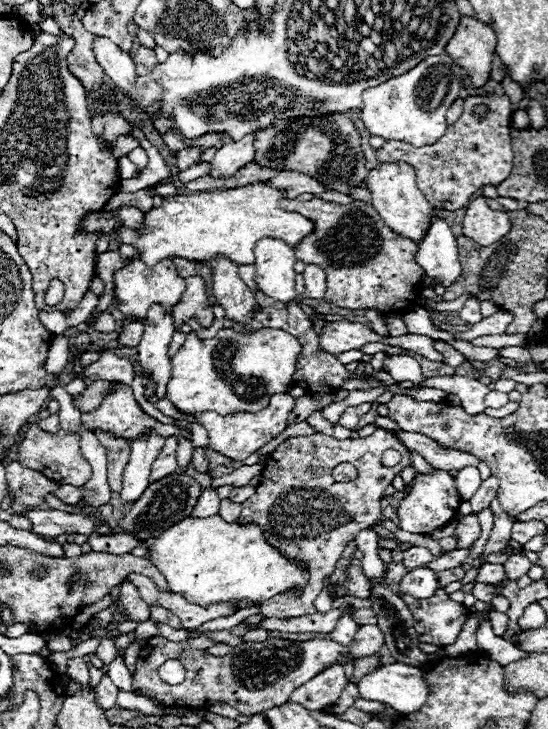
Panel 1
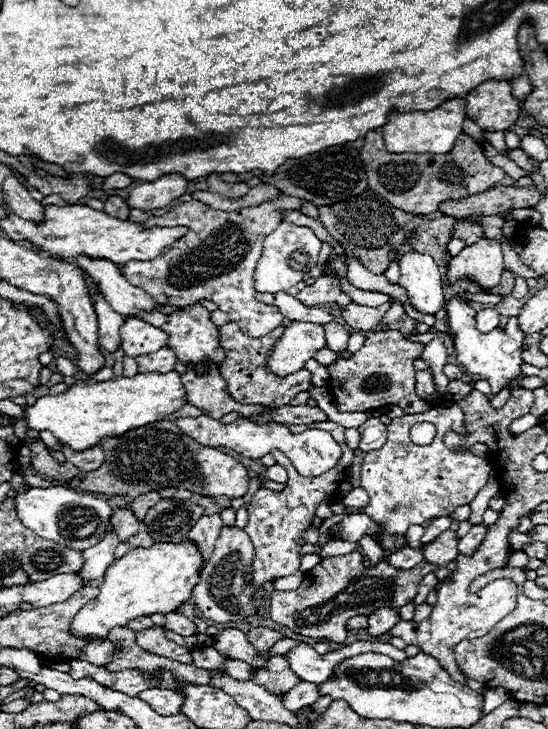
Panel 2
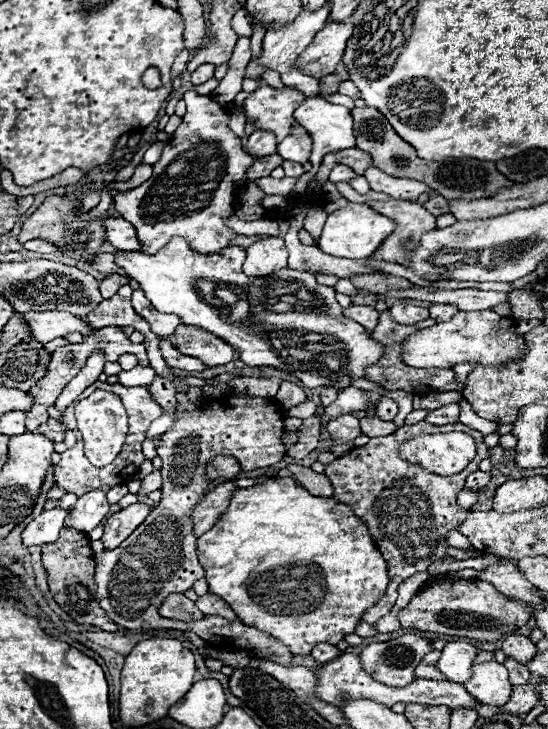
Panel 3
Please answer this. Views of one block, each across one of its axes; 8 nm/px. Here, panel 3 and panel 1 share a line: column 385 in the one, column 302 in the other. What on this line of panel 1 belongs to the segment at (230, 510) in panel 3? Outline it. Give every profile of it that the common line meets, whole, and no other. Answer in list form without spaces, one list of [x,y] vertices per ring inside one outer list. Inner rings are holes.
[[[218,514],[208,518],[184,518],[182,522],[174,524],[160,538],[152,540],[148,558],[164,574],[168,588],[172,592],[178,592],[188,602],[206,608],[220,602],[232,602],[238,604],[240,608],[246,608],[248,604],[264,604],[276,594],[302,592],[308,582],[306,564],[302,560],[290,562],[284,554],[280,554],[274,546],[270,546],[264,538],[264,530],[258,524],[240,524],[240,522],[228,524]]]

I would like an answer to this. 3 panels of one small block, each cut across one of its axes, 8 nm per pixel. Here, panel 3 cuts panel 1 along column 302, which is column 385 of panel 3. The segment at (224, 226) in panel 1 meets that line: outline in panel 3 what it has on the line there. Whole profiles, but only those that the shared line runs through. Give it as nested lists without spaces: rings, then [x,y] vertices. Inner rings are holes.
[[[350,202],[348,206],[328,214],[328,220],[324,224],[324,232],[318,240],[318,248],[326,254],[338,256],[338,258],[350,258],[350,260],[360,260],[368,258],[382,242],[384,238],[394,230],[394,222],[382,214],[376,214],[372,208],[366,204],[354,204]]]

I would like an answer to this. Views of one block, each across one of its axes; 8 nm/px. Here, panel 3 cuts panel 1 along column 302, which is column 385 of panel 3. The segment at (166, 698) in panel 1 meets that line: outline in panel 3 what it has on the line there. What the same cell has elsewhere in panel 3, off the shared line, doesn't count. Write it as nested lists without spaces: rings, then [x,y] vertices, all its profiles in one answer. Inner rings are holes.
[[[404,634],[398,636],[394,640],[388,642],[372,642],[362,650],[362,666],[368,674],[372,674],[374,680],[386,684],[386,686],[406,686],[410,684],[416,676],[414,676],[414,668],[418,666],[418,662],[422,660],[424,654],[428,654],[432,650],[432,640],[420,638],[416,634]]]

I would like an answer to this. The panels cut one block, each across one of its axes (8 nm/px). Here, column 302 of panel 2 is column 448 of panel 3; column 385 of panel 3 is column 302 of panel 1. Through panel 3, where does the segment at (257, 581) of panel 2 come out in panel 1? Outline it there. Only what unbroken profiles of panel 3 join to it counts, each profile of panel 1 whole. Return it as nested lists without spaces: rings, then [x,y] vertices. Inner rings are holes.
[[[378,428],[374,434],[356,440],[336,440],[320,432],[312,436],[292,436],[272,452],[272,458],[264,464],[256,494],[242,502],[240,520],[260,524],[266,540],[290,560],[302,558],[308,564],[310,578],[300,596],[282,594],[264,602],[260,606],[264,618],[288,620],[318,612],[314,608],[314,600],[324,588],[324,578],[332,576],[346,544],[352,542],[360,530],[374,528],[382,522],[380,500],[384,498],[384,490],[404,466],[412,466],[408,450],[384,428]],[[390,448],[398,450],[402,460],[398,466],[386,468],[382,464],[382,454]],[[340,462],[354,464],[358,468],[358,478],[348,484],[338,484],[332,478],[332,468]]]

